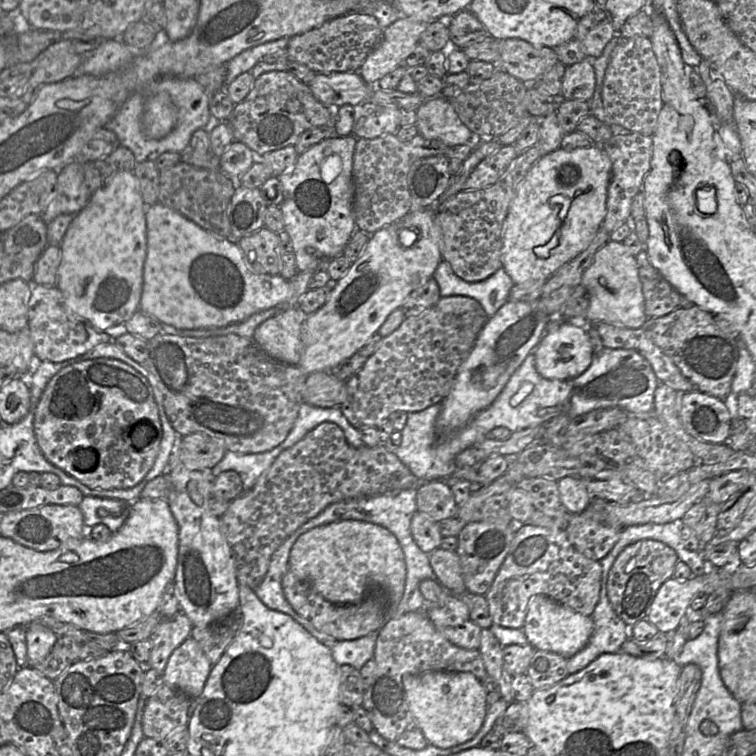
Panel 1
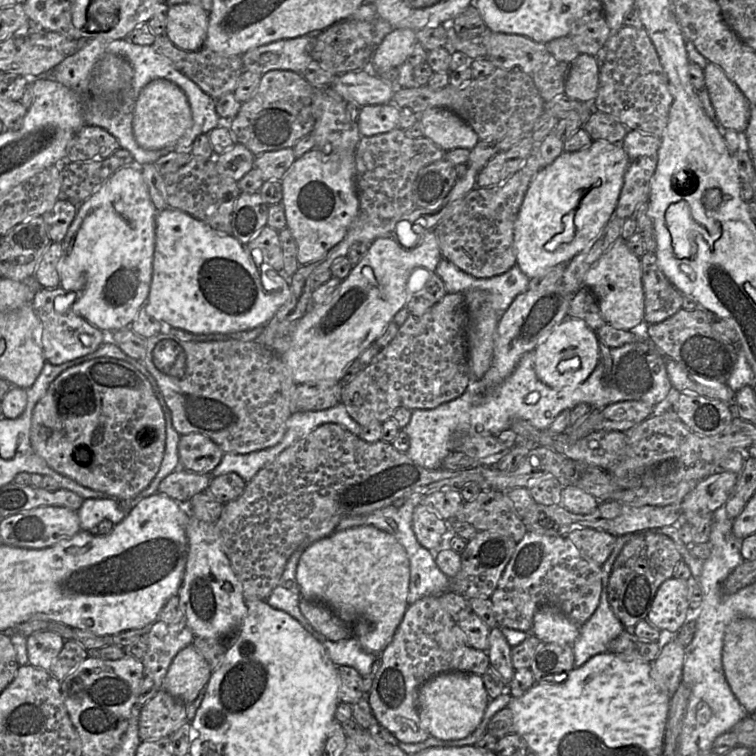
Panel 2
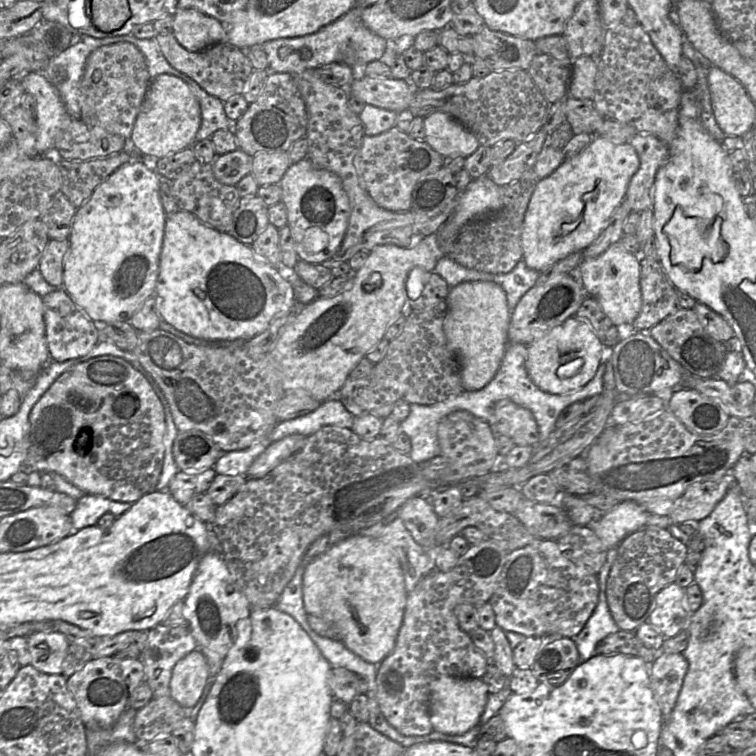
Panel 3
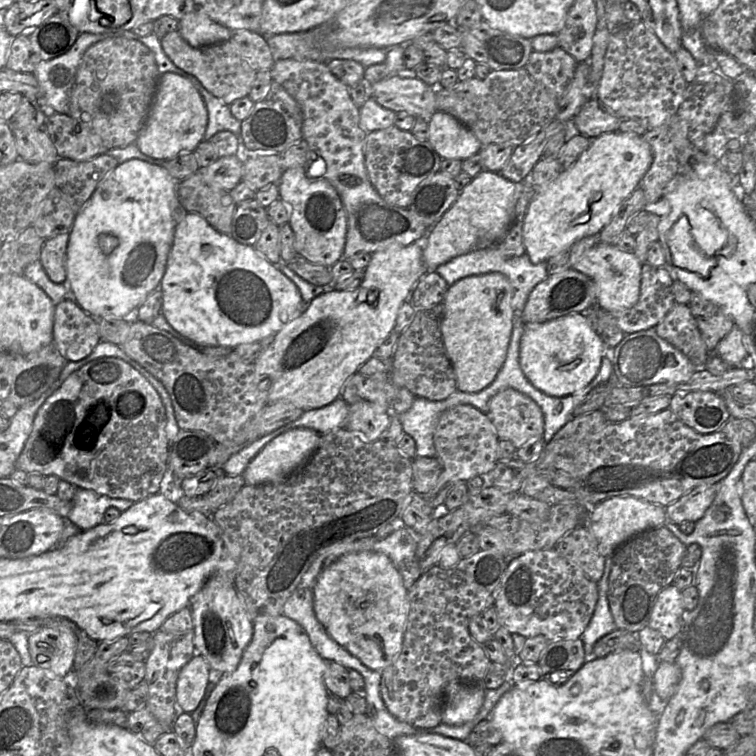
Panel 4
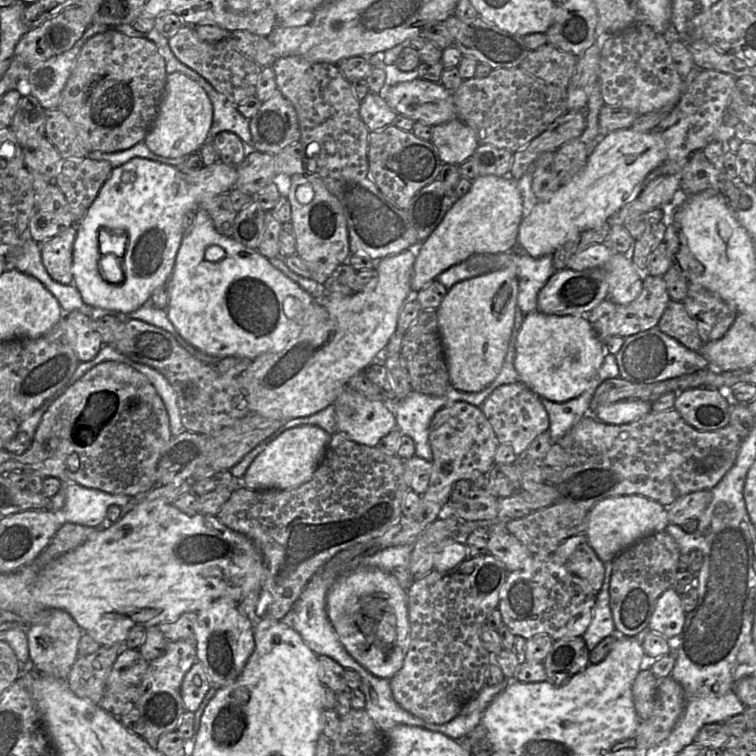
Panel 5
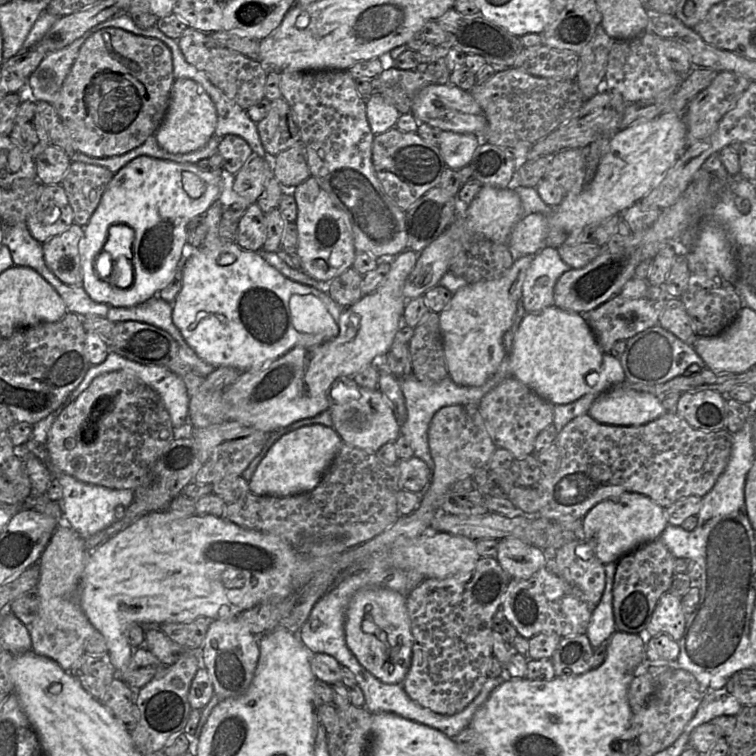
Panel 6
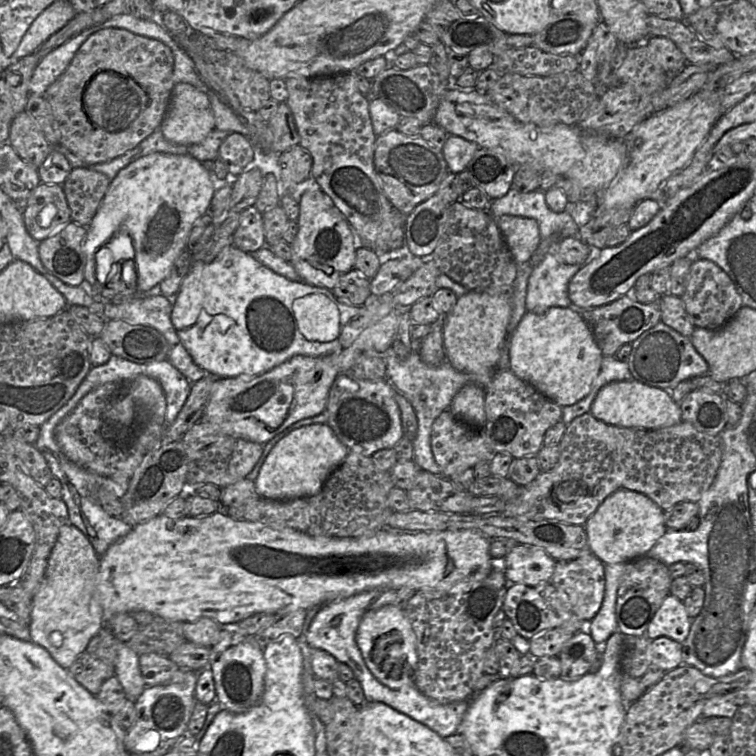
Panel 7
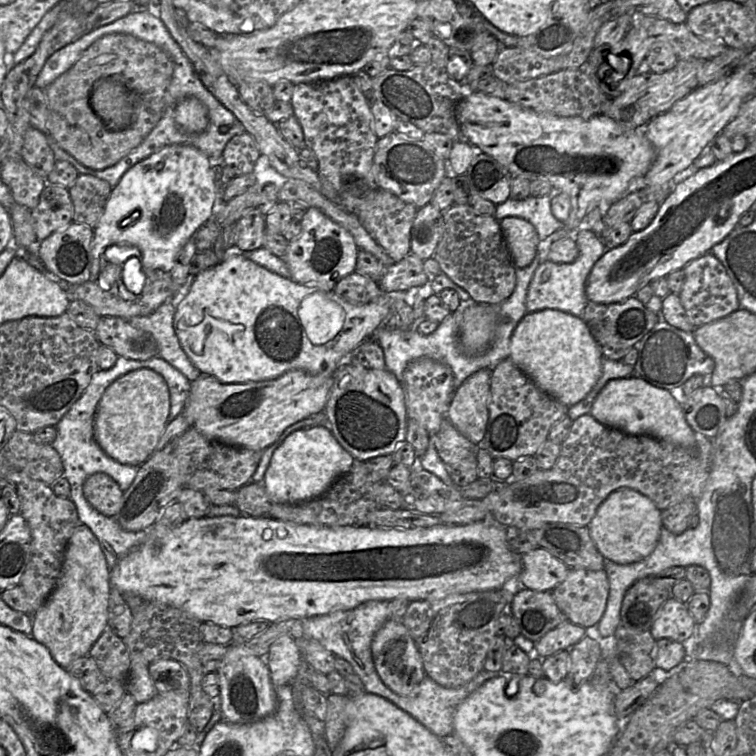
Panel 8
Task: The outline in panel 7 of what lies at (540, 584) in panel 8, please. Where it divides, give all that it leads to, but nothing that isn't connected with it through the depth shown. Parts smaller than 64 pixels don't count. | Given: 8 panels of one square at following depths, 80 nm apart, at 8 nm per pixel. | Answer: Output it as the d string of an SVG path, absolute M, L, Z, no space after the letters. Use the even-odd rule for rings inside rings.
M517 544L503 558L502 567L509 583L537 586L550 582L556 560L540 547Z

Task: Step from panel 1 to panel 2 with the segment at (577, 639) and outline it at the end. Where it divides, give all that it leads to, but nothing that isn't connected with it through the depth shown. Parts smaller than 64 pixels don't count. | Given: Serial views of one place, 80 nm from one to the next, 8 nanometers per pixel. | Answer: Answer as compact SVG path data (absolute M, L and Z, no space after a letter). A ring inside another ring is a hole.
M550 604L541 605L533 617L531 634L542 643L572 645L579 635L580 627Z

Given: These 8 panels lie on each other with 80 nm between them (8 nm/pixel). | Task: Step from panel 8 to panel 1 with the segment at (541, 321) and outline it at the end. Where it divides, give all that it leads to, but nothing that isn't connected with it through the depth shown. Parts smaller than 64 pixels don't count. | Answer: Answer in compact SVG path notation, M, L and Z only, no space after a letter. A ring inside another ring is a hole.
M567 321L544 333L533 354L537 372L543 378L551 380L569 380L582 375L588 370L594 357L586 327L576 326Z

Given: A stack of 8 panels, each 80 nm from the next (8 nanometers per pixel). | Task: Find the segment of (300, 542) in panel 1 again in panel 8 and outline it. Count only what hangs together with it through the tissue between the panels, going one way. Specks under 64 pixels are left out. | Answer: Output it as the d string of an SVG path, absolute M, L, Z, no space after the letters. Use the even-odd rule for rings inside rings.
M388 619L374 635L371 652L380 679L398 695L411 695L426 675L419 650L402 621Z

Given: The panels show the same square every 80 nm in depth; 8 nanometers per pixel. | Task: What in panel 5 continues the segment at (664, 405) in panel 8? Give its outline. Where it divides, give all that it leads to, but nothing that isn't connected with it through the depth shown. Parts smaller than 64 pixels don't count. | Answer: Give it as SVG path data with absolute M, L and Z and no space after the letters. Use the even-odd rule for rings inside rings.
M624 400L600 406L591 414L603 423L621 425L636 421L651 412L649 401Z

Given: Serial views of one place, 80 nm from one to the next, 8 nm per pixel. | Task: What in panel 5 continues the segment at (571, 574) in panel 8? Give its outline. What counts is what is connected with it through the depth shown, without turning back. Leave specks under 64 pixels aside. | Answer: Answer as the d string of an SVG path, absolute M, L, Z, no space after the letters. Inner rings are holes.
M585 533L564 540L553 553L555 560L587 582L598 593L604 581L605 565L589 544Z

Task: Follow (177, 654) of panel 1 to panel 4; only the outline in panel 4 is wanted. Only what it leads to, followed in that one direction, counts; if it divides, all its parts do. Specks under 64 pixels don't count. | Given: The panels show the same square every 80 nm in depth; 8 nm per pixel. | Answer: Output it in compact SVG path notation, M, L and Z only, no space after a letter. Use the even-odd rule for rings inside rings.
M200 654L180 670L176 682L176 702L179 712L193 712L204 697L209 682L210 667Z

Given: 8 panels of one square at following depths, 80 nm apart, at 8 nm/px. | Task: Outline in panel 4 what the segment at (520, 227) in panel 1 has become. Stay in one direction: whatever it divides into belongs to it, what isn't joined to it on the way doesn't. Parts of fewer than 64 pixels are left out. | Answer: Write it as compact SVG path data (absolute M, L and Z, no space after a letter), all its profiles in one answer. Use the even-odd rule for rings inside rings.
M603 133L591 140L590 146L568 169L544 189L536 191L531 200L523 224L523 243L533 264L547 262L553 256L568 249L578 240L598 235L618 212L620 205L638 188L653 160L650 145L635 133Z

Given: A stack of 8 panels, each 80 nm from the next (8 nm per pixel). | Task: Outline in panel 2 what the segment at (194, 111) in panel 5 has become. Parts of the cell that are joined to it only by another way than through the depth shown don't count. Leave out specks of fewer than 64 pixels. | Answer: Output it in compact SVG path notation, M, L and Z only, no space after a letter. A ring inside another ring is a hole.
M156 79L136 96L133 133L138 145L146 150L162 150L175 143L192 125L192 113L185 93L166 79Z

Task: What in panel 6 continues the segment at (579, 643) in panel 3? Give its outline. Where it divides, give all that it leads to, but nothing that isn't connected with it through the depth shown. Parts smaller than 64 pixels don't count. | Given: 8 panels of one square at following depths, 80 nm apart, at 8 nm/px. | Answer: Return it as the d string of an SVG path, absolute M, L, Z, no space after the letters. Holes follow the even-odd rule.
M615 562L604 565L605 588L599 603L594 607L586 635L593 648L610 639L618 631L613 614L613 581L616 571Z

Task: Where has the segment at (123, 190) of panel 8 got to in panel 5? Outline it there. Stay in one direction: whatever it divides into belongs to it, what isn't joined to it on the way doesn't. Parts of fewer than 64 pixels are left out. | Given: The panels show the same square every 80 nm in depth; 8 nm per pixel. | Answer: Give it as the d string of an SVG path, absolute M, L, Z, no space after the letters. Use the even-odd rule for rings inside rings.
M136 157L113 168L84 218L75 224L77 234L73 246L73 285L80 292L83 301L116 314L129 314L147 305L152 293L169 281L182 238L193 223L201 197L204 194L227 193L234 188L236 180L237 168L223 162L204 166L199 171L183 173L175 166ZM101 231L122 232L127 237L126 251L120 259L124 273L124 280L120 284L111 284L104 278L101 268L101 258L104 255L100 252L99 241Z

